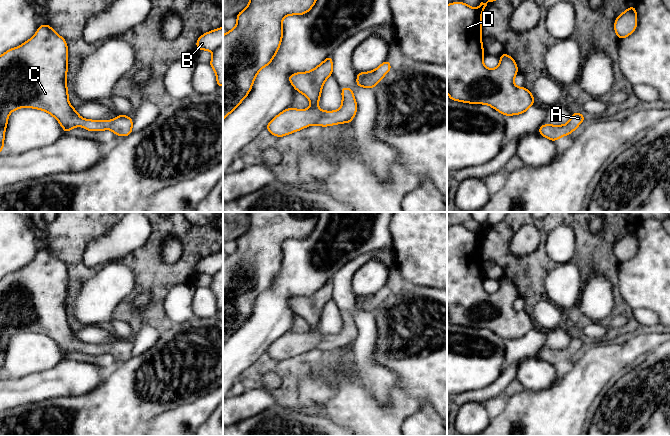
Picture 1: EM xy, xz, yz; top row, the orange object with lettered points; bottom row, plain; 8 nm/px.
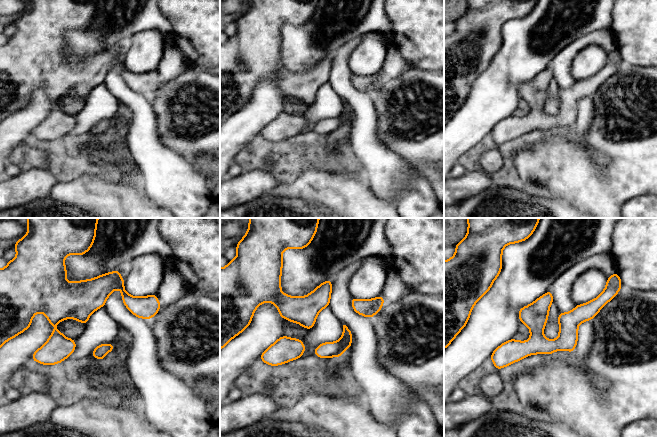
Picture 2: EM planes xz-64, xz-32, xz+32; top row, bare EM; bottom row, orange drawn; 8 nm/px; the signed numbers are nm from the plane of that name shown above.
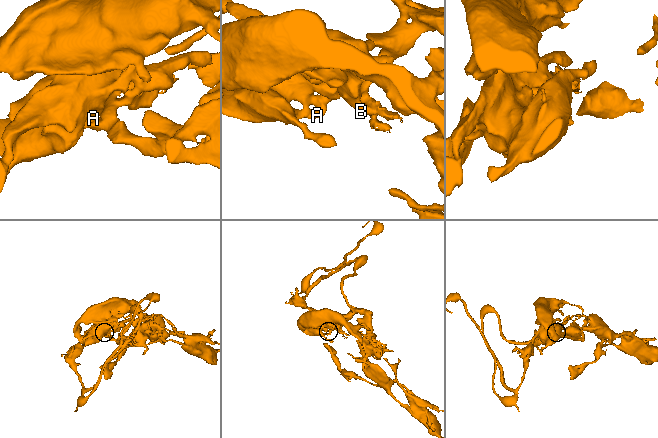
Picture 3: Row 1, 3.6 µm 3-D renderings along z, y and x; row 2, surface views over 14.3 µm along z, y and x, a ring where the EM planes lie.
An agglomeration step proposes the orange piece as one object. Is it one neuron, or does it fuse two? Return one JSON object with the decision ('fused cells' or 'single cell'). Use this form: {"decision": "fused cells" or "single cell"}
{"decision": "single cell"}

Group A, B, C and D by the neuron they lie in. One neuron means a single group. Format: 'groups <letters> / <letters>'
groups A B C D

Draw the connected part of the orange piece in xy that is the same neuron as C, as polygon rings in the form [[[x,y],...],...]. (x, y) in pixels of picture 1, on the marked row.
[[[41,24],[31,39],[0,56],[0,152],[4,151],[5,129],[9,114],[23,107],[48,112],[58,120],[65,134],[80,125],[88,131],[110,129],[115,135],[123,137],[133,132],[133,120],[126,115],[118,115],[111,121],[82,119],[68,100],[67,69],[67,42],[47,24]]]

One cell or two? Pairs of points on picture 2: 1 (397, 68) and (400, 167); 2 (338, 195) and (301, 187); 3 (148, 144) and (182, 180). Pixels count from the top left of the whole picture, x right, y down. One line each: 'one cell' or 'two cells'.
1: two cells
2: one cell
3: one cell

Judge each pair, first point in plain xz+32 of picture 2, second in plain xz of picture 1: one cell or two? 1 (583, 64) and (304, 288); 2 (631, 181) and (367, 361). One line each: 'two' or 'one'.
1: two
2: two

